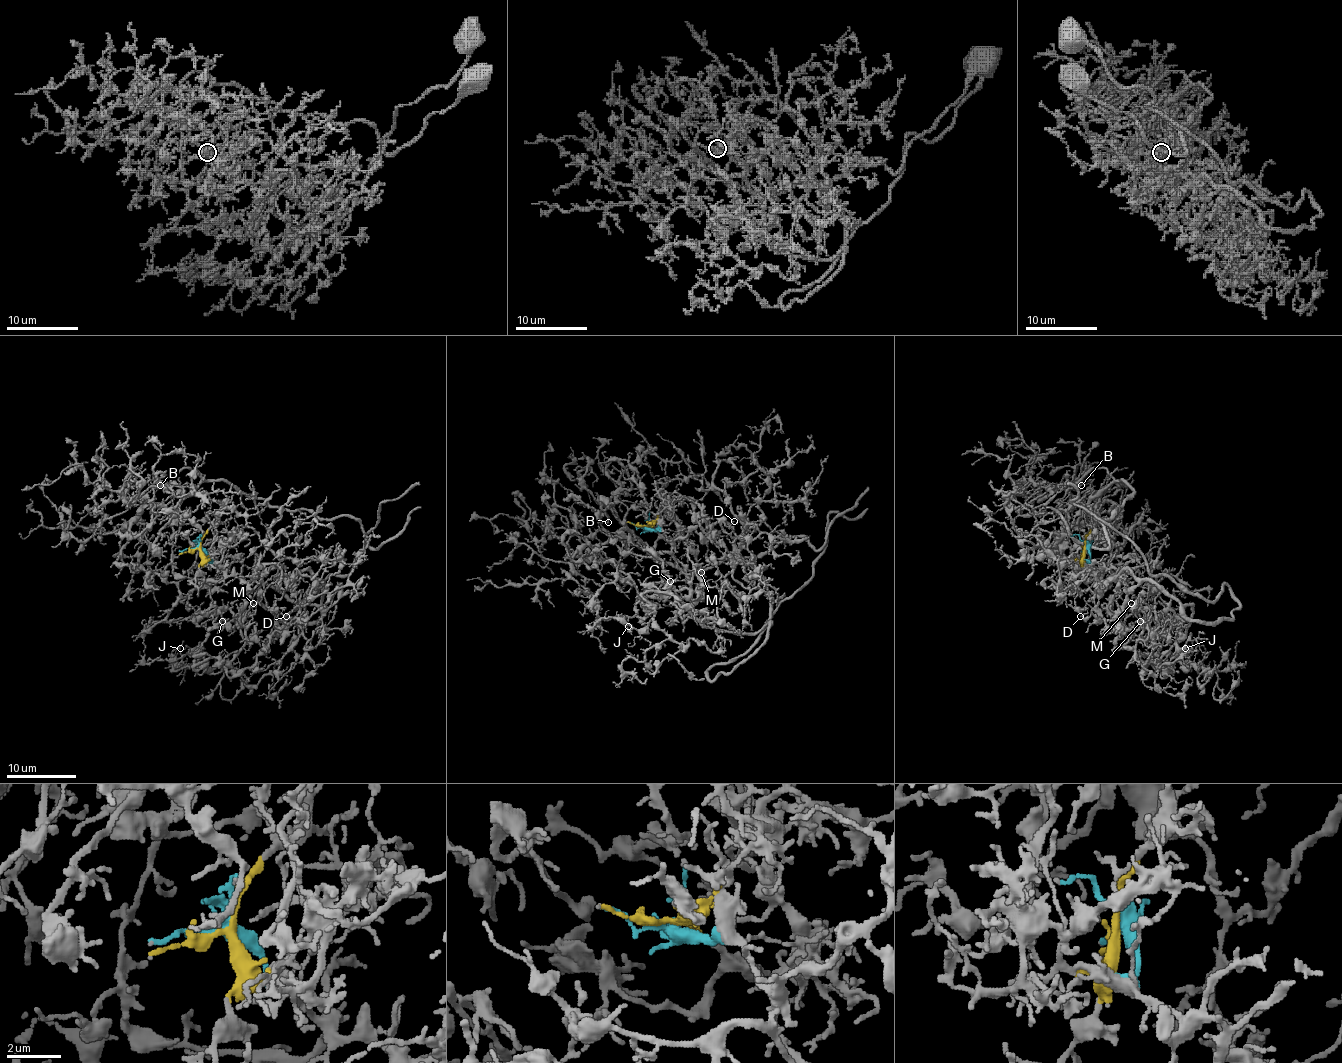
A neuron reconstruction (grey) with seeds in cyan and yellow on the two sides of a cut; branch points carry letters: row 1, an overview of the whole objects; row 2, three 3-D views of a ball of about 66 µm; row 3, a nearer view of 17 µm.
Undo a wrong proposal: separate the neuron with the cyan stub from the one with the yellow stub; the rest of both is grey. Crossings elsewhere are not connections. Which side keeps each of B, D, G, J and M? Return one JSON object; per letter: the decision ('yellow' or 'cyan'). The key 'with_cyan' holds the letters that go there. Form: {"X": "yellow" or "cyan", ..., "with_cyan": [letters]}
{"B": "yellow", "D": "cyan", "G": "cyan", "J": "cyan", "M": "cyan", "with_cyan": ["D", "G", "J", "M"]}

